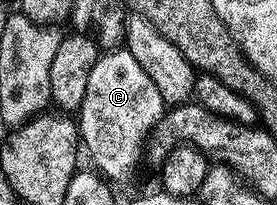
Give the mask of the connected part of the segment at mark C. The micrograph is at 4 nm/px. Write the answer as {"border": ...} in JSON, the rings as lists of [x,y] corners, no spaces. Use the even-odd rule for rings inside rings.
{"border":[[[109,50],[98,55],[95,66],[91,66],[91,78],[87,78],[87,94],[83,94],[83,102],[79,109],[79,140],[84,151],[86,148],[93,159],[92,167],[110,181],[123,179],[140,158],[142,160],[143,143],[166,111],[165,99],[159,94],[155,82],[147,78],[147,70],[143,70],[143,66],[139,66],[135,58],[131,58],[128,50]]]}

